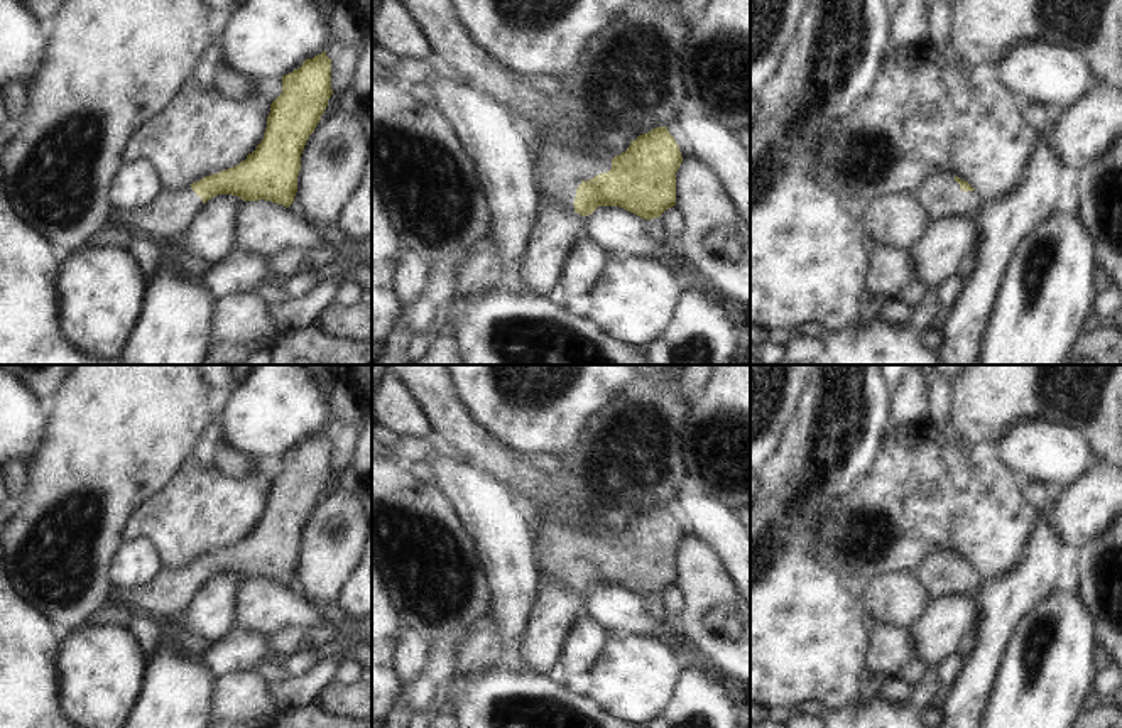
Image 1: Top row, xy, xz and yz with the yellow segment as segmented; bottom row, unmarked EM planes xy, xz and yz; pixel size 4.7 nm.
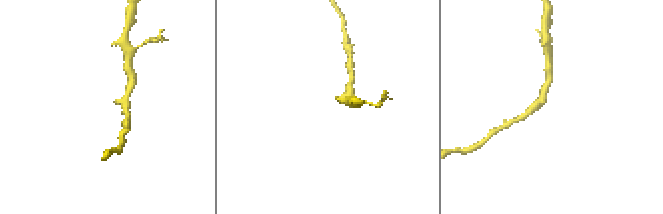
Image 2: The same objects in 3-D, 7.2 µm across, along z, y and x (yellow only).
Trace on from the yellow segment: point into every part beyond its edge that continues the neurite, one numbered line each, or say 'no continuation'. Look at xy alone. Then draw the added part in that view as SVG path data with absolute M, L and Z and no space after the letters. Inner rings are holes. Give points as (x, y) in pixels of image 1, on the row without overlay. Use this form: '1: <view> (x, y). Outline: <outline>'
1: xy (166, 597). Outline: M191 568L161 569L152 581L130 593L113 593L113 601L128 605L135 613L174 622L204 581Z

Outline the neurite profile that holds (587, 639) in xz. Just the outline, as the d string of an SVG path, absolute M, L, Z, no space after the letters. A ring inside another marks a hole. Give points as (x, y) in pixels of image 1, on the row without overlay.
M583 613L564 642L564 671L588 672L607 642L607 630L588 613Z

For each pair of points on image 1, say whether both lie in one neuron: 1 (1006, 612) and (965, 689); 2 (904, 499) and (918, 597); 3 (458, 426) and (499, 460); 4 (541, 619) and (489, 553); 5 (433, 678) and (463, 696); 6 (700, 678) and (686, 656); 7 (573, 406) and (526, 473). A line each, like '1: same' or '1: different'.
1: same
2: different
3: same
4: different
5: different
6: different
7: different

